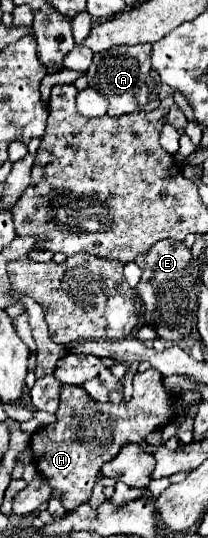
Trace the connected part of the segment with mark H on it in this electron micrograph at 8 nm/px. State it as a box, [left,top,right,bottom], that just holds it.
[30,369,176,511]

